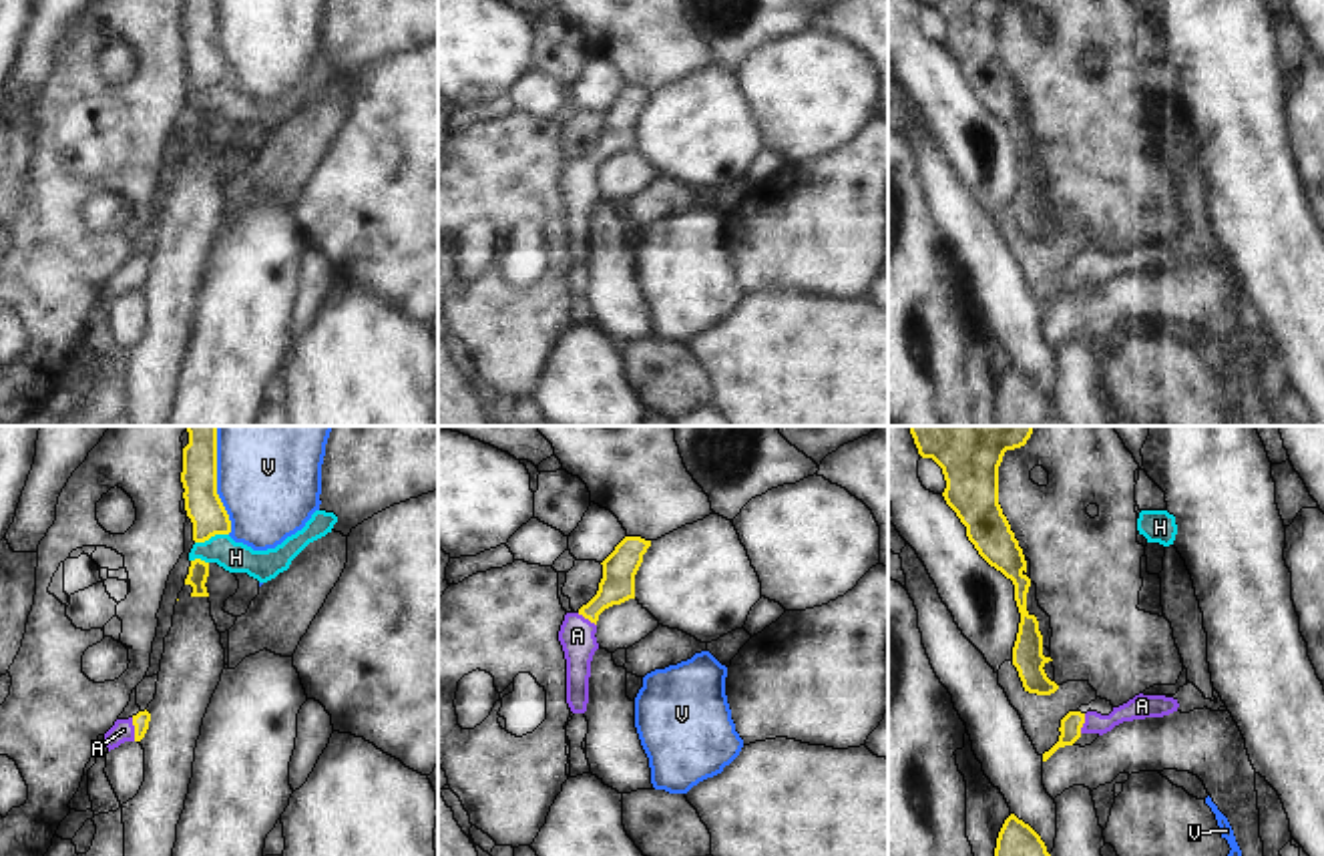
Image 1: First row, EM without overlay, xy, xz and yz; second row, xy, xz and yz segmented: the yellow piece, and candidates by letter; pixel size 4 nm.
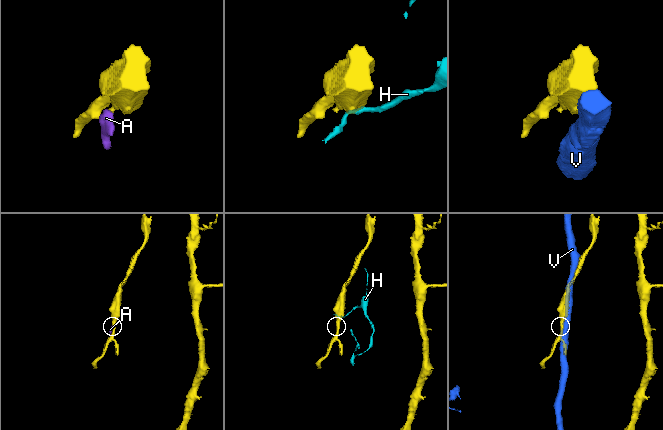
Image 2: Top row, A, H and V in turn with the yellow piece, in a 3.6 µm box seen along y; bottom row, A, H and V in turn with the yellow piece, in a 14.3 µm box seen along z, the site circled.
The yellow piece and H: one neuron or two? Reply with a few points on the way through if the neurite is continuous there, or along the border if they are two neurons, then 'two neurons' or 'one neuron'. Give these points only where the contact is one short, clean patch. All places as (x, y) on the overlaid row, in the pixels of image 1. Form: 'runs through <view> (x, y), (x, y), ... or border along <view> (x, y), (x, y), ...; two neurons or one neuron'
border along xy (228, 533), (215, 533), (195, 543); two neurons

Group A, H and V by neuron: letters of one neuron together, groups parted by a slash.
A / H / V

